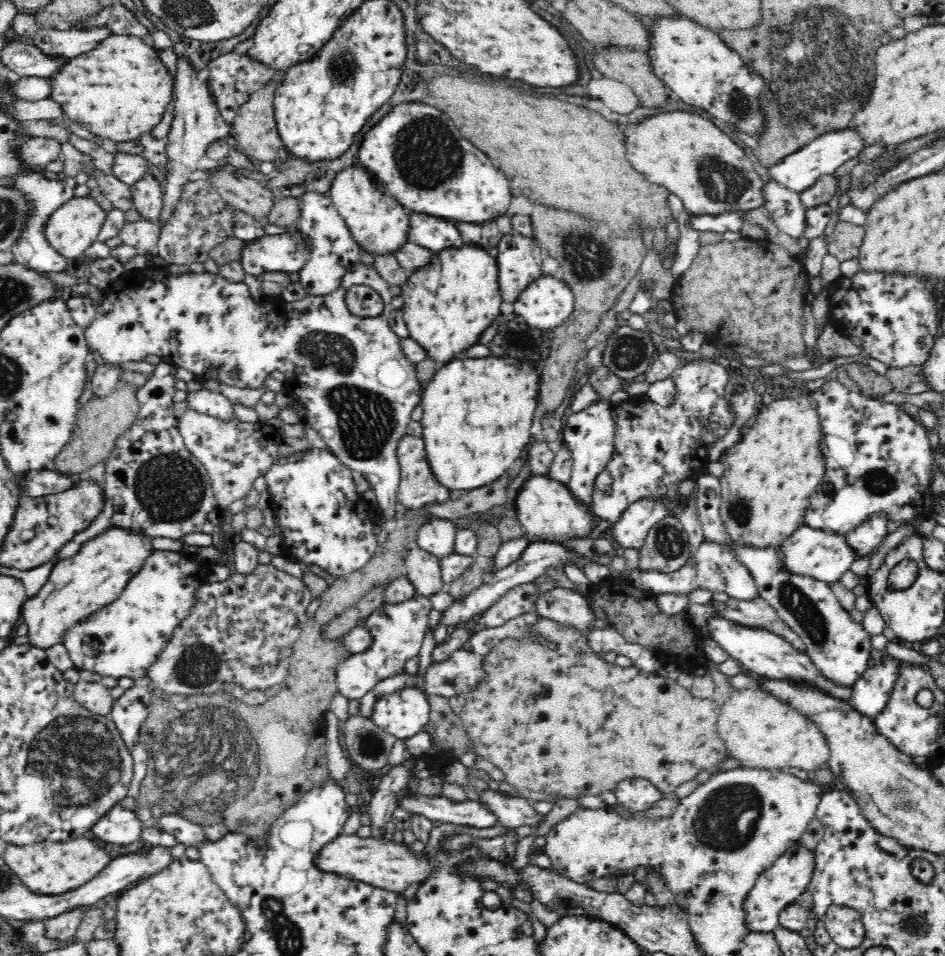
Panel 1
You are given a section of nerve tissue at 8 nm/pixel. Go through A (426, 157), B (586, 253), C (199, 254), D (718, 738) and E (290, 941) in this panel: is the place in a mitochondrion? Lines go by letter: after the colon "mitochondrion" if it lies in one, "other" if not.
A: mitochondrion
B: mitochondrion
C: other
D: other
E: mitochondrion

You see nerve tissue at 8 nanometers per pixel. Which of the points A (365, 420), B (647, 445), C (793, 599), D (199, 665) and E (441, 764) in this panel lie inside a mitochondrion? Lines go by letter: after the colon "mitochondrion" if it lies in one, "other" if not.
A: mitochondrion
B: other
C: mitochondrion
D: mitochondrion
E: other

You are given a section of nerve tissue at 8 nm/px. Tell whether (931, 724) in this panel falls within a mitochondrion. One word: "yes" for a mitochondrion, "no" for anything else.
no

